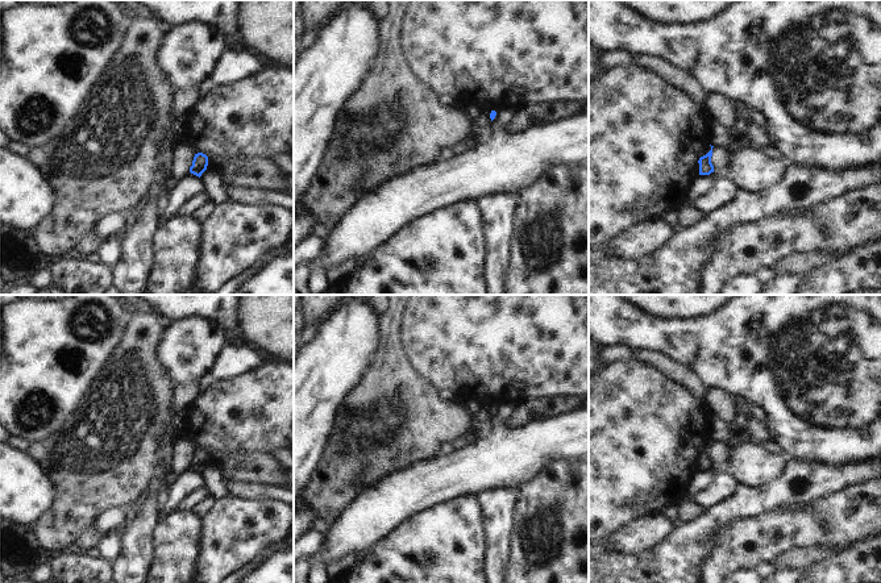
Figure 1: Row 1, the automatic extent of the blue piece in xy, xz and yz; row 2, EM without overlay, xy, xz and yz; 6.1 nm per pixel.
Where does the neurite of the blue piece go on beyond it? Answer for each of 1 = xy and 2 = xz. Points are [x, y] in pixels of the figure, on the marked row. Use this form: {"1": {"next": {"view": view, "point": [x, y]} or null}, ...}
{"1": {"next": null}, "2": {"next": null}}

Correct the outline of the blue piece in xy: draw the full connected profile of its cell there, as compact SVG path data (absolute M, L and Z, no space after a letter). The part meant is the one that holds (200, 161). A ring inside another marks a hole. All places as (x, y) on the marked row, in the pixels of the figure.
M198 153L194 157L190 172L200 178L201 174L207 170L207 166L208 166L208 157L203 153Z

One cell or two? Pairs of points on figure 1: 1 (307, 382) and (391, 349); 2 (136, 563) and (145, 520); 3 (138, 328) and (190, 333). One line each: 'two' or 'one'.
1: two
2: one
3: two

